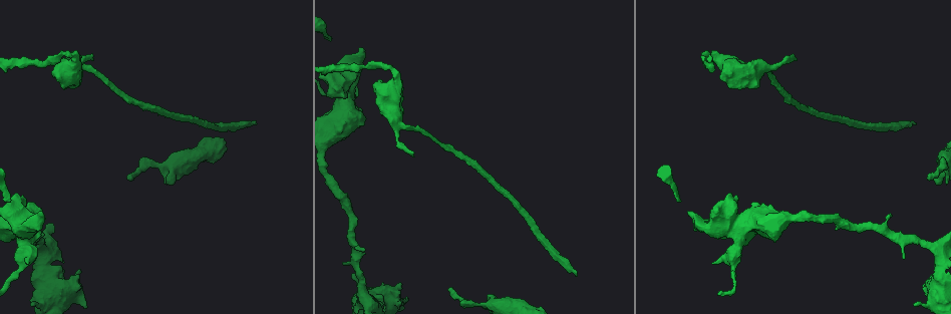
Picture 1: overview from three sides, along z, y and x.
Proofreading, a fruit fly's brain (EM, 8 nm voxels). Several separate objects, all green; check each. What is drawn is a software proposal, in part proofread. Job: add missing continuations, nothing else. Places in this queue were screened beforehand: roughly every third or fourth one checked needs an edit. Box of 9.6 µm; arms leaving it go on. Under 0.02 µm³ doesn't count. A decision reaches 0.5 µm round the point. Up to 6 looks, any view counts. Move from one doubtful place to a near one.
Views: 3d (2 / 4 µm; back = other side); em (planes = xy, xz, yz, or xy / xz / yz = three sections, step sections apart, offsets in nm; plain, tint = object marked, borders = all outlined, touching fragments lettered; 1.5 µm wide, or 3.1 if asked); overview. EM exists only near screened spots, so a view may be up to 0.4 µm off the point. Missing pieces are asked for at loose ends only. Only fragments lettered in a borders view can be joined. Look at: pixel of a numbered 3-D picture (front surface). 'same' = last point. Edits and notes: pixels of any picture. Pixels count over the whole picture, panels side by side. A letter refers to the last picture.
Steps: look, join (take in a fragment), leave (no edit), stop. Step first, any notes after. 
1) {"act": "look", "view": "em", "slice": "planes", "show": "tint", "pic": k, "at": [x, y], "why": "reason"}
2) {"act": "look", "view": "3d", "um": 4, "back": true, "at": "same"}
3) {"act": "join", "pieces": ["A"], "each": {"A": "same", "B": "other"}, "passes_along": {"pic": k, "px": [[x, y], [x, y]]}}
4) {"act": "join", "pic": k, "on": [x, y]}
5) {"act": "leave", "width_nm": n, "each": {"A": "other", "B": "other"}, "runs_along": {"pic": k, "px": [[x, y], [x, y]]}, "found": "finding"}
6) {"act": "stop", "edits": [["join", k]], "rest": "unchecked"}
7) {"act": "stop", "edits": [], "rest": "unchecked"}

{"act": "look", "view": "em", "slice": "planes", "show": "tint", "pic": 1, "at": [41, 213], "why": "an open end"}

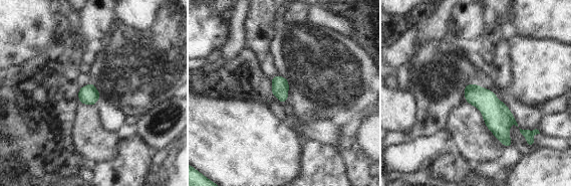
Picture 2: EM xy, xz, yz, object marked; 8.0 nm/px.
{"act": "look", "view": "em", "slice": "planes", "show": "borders", "at": "same"}

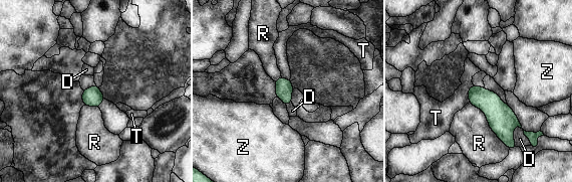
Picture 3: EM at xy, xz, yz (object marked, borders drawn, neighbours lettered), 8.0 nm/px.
{"act": "leave", "each": {"D": "other", "R": "other", "T": "other", "Z": "other"}, "found": "no lettered fragment goes on from it"}

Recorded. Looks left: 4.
{"act": "look", "view": "3d", "um": 2, "pic": 1, "at": [365, 250], "why": "branch stops here"}

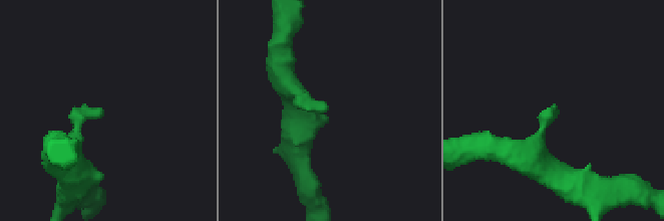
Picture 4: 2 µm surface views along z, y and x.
{"act": "look", "view": "em", "slice": "planes", "show": "tint", "pic": 4, "at": [100, 108]}

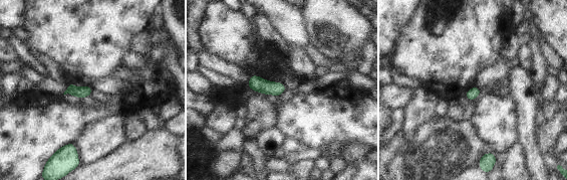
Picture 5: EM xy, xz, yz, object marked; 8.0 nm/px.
{"act": "look", "view": "em", "slice": "planes", "show": "borders", "at": "same"}

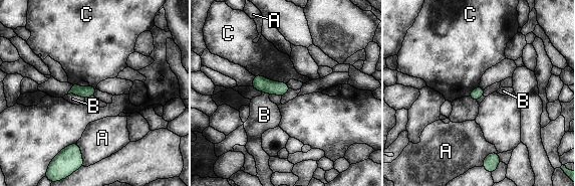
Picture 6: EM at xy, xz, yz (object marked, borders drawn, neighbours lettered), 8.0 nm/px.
{"act": "leave", "each": {"A": "other", "B": "other", "C": "other"}, "border": {"pic": 6, "px": [[254, 74], [286, 83]]}, "found": "no lettered fragment goes on from it"}

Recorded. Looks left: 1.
{"act": "stop", "edits": [], "rest": "unchecked"}

